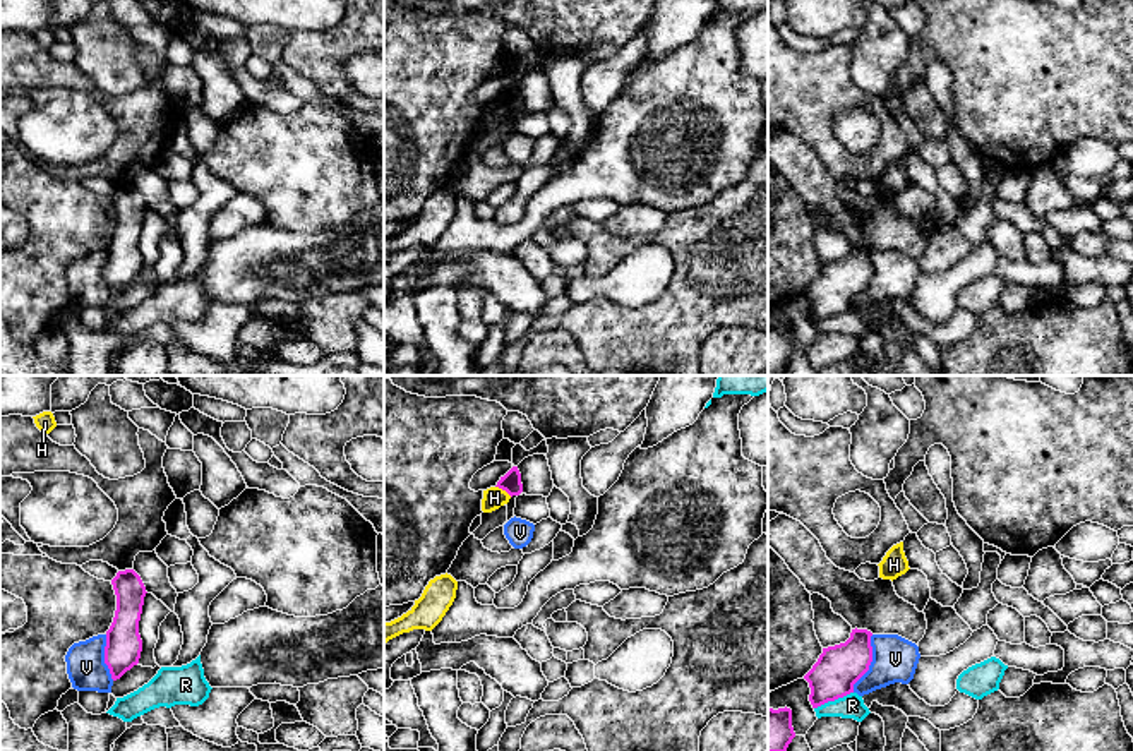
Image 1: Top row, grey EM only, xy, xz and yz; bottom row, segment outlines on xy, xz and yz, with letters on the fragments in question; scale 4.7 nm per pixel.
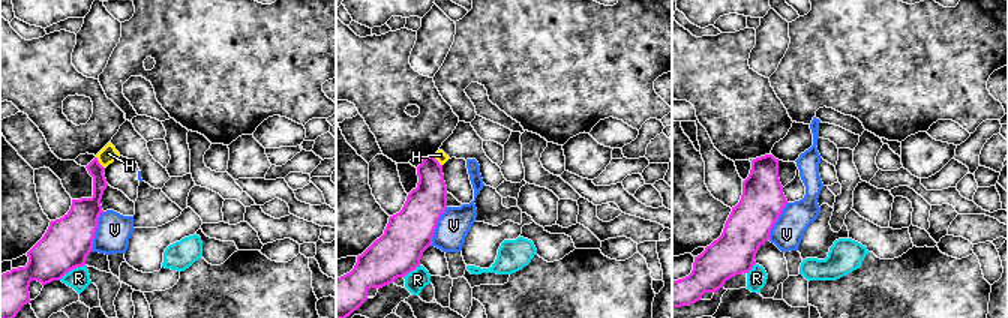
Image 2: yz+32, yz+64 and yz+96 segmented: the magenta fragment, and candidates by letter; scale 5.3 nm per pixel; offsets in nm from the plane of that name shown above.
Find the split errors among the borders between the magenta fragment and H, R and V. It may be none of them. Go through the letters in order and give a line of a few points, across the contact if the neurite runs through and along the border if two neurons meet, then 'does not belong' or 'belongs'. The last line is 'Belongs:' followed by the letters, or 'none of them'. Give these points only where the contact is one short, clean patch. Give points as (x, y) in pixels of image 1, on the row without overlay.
H: xz (496, 102), (511, 112) | does not belong
R: does not belong
V: yz (873, 251), (869, 285), (854, 300), (852, 307) | does not belong
Belongs: none of them

